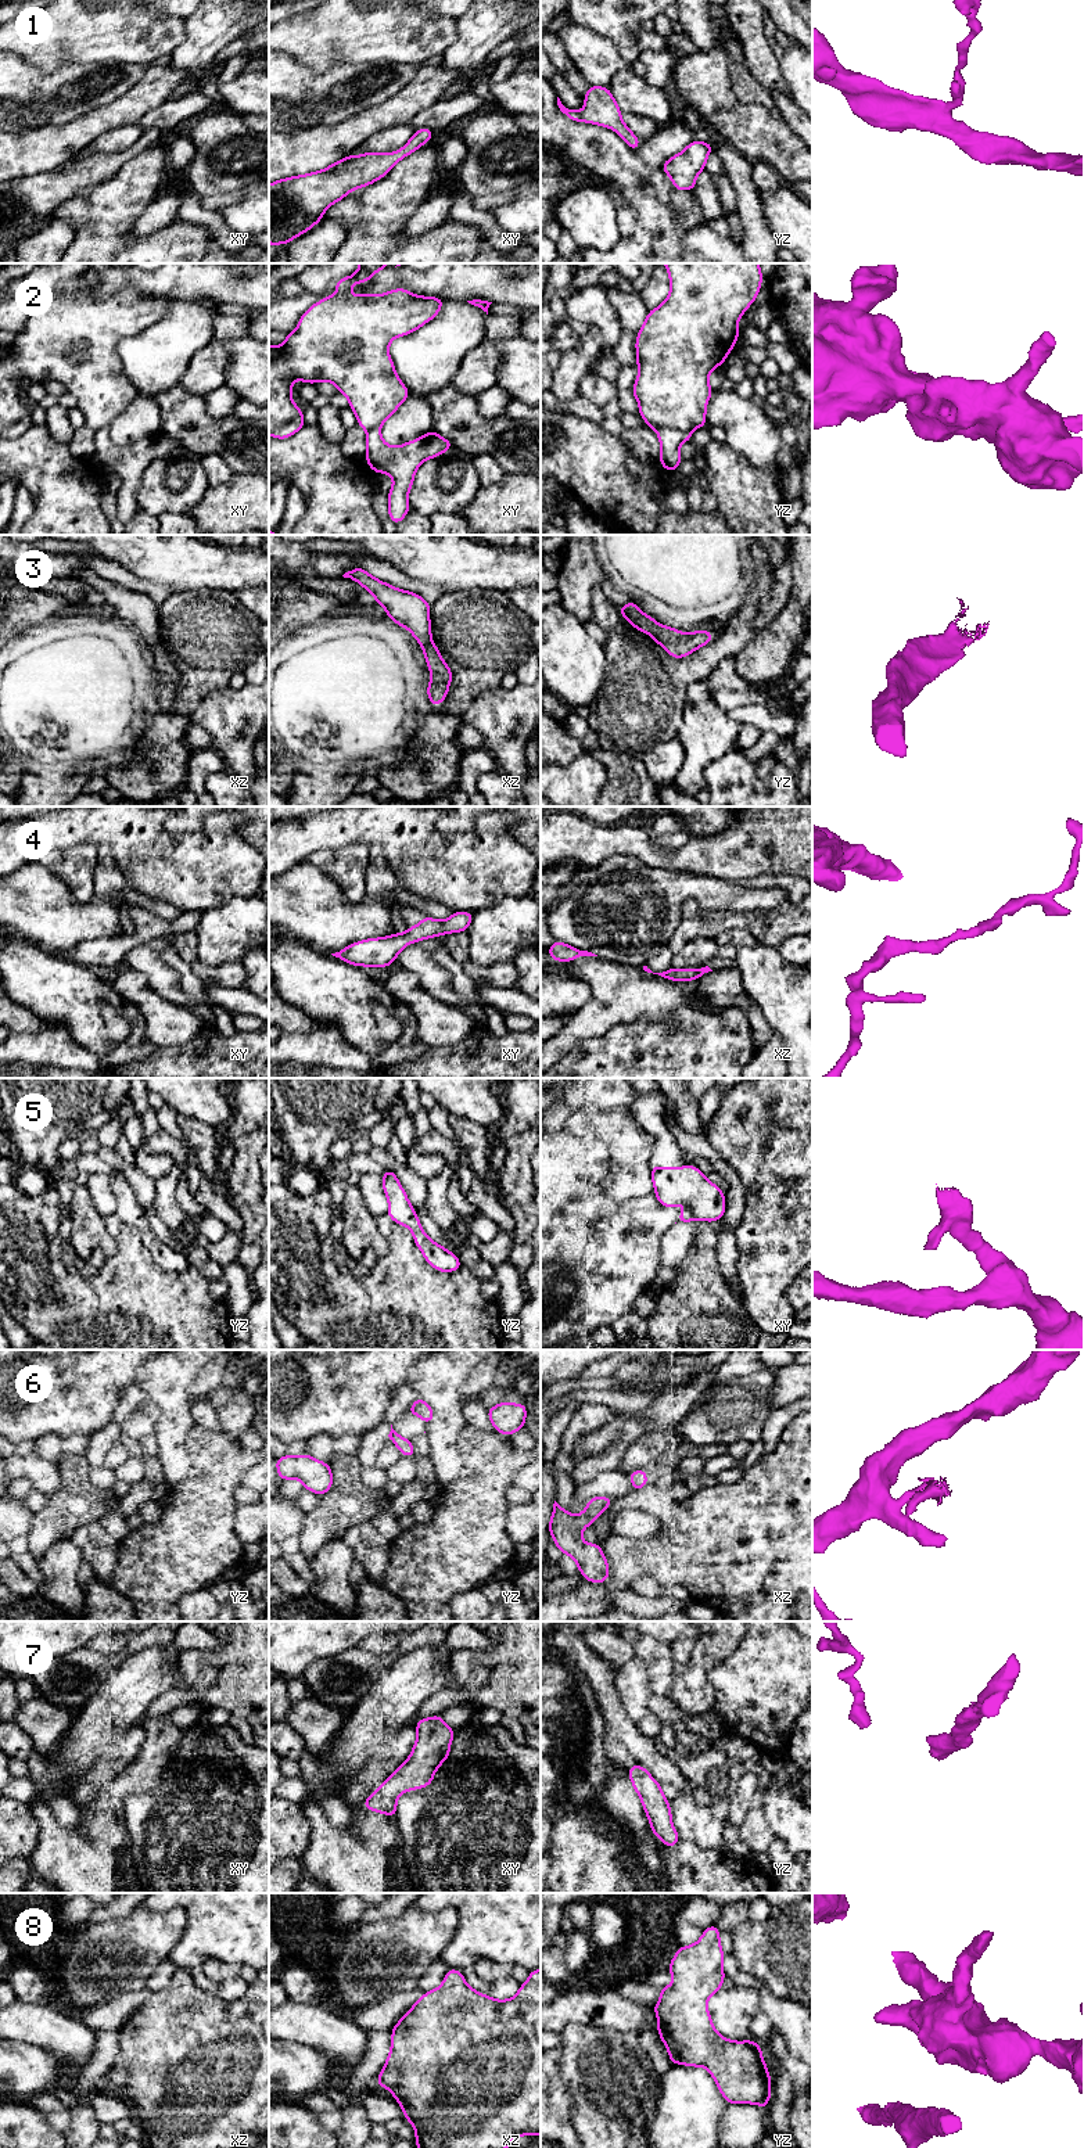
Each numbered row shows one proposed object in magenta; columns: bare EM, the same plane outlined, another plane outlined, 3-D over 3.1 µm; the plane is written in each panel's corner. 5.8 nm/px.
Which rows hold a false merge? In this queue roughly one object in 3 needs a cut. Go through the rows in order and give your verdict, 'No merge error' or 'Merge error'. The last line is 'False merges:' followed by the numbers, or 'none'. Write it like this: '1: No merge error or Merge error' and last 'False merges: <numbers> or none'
1: No merge error
2: Merge error
3: No merge error
4: No merge error
5: No merge error
6: Merge error
7: No merge error
8: No merge error
False merges: 2, 6

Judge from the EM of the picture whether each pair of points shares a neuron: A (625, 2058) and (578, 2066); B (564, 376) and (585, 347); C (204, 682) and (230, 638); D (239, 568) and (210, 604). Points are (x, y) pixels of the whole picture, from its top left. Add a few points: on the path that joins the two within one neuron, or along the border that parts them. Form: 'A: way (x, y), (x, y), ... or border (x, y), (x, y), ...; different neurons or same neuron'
A: way (614, 2066), (589, 2066); same neuron
B: way (571, 369), (584, 354); same neuron
C: way (204, 671), (207, 661), (219, 649); same neuron
D: border (186, 591), (219, 589), (236, 595); different neurons

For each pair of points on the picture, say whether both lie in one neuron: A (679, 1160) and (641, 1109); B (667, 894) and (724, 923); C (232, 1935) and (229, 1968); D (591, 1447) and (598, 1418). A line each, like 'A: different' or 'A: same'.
A: same
B: different
C: different
D: different

